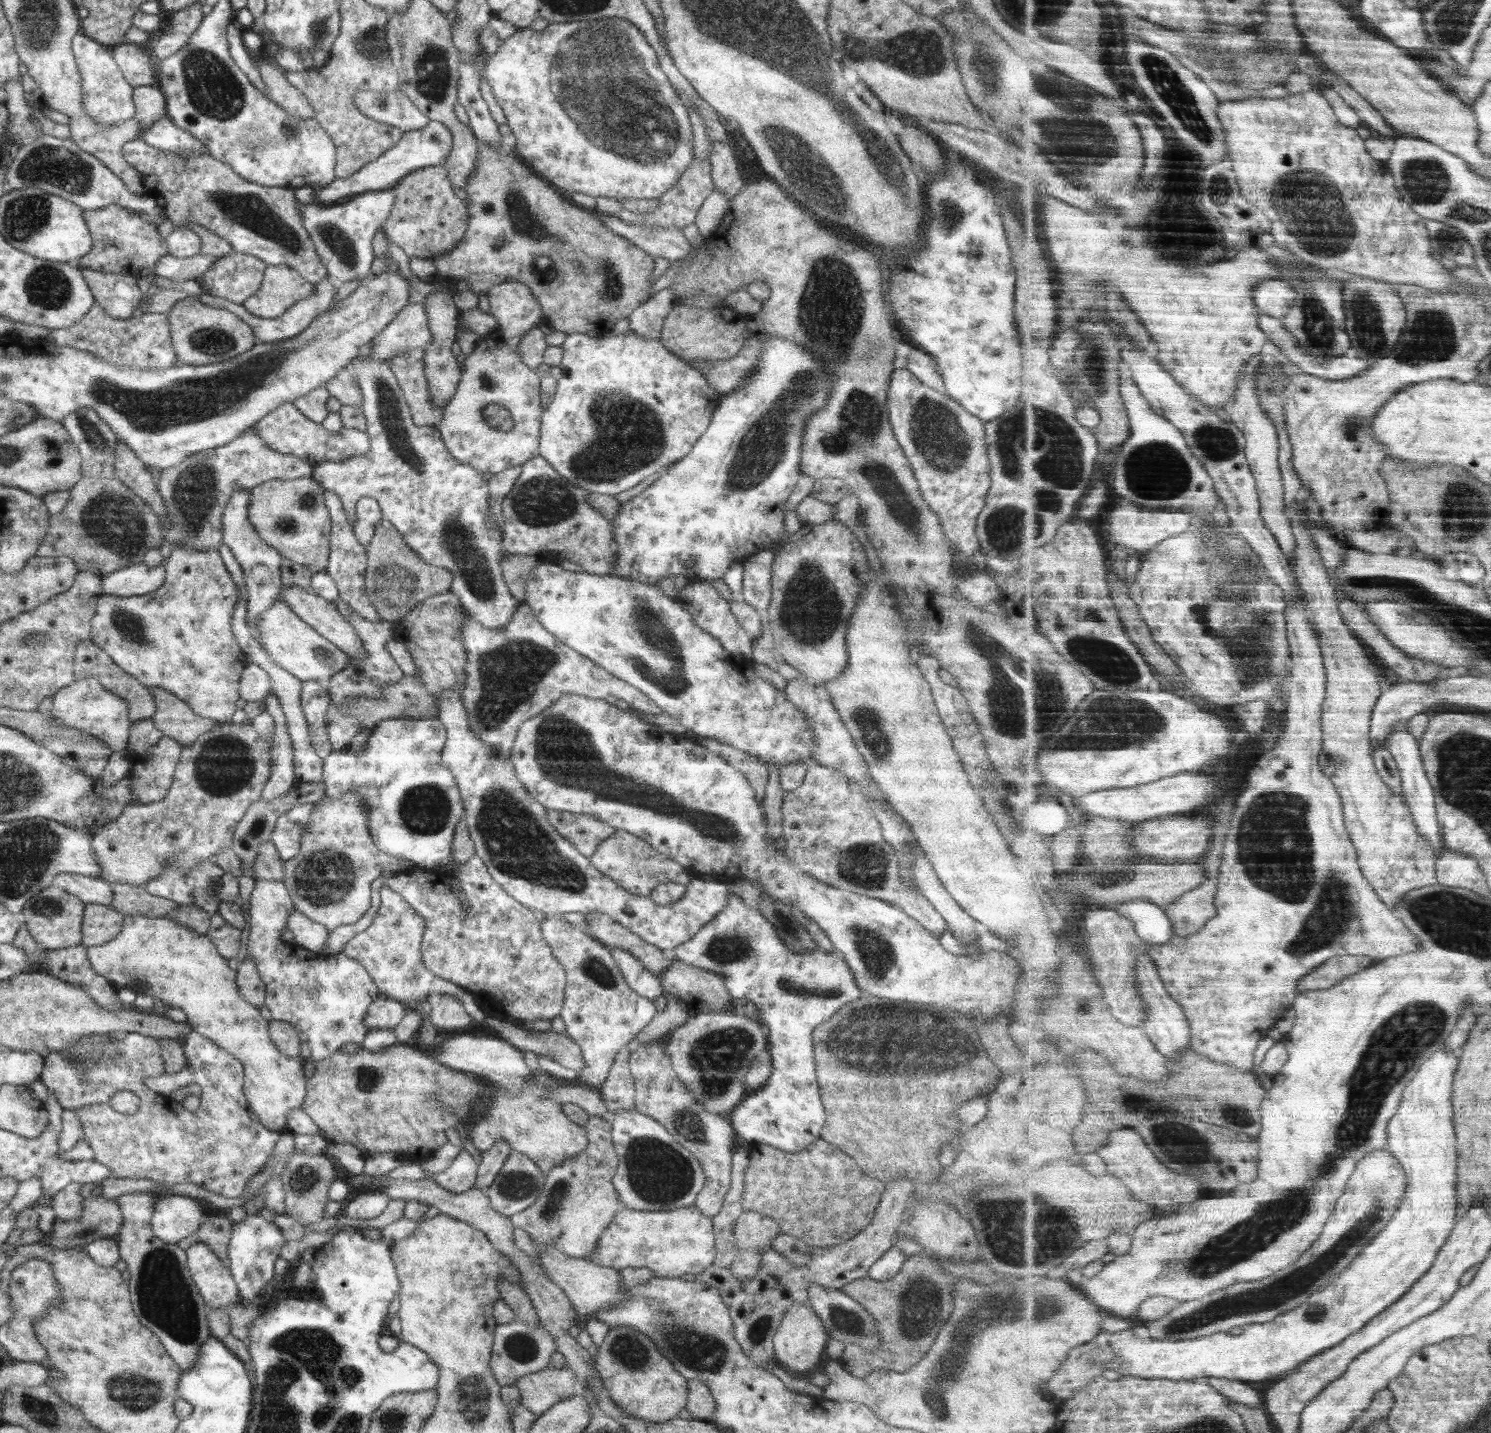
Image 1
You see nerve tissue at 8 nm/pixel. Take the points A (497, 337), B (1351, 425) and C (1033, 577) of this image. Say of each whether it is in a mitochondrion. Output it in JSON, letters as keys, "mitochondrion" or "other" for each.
{"A":"other","B":"mitochondrion","C":"other"}

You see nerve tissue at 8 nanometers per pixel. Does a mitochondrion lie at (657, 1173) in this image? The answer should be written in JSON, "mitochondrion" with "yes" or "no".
{"mitochondrion":"yes"}

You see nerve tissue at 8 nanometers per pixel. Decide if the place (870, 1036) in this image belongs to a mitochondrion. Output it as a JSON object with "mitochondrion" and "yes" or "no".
{"mitochondrion":"yes"}

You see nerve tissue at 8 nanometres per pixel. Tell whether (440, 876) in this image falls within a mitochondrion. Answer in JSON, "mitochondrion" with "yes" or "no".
{"mitochondrion":"no"}

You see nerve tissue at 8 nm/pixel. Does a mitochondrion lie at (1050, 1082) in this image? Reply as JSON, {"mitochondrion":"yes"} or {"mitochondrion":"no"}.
{"mitochondrion":"no"}

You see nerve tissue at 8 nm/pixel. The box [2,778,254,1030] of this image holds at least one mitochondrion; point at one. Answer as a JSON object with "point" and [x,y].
{"point":[45,906]}

